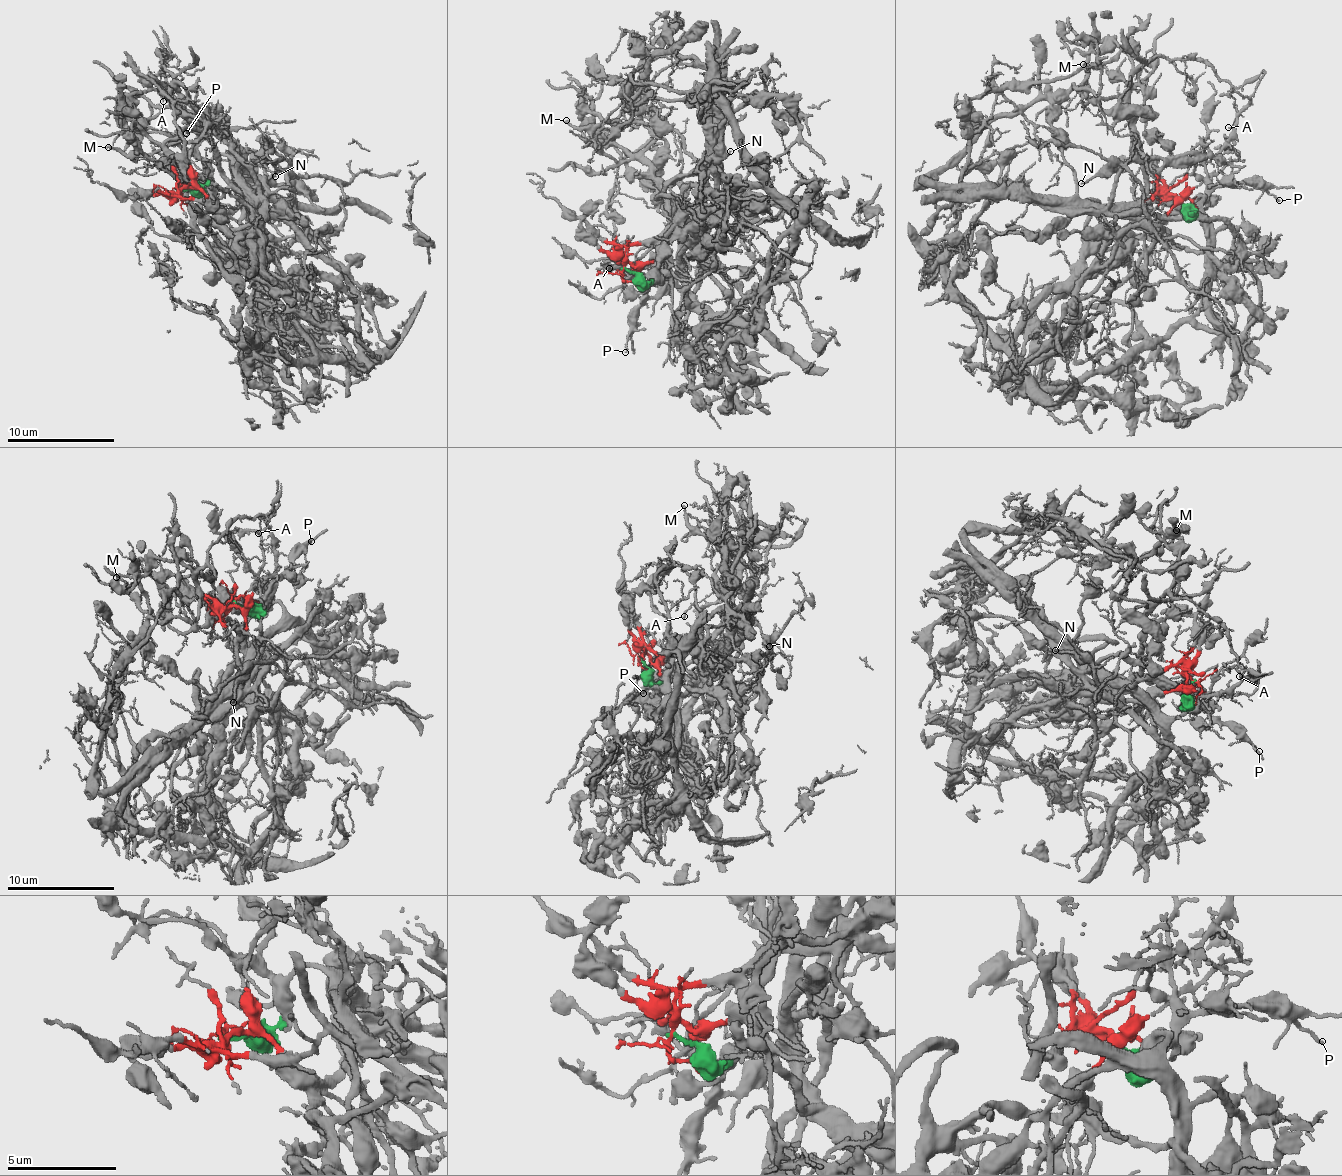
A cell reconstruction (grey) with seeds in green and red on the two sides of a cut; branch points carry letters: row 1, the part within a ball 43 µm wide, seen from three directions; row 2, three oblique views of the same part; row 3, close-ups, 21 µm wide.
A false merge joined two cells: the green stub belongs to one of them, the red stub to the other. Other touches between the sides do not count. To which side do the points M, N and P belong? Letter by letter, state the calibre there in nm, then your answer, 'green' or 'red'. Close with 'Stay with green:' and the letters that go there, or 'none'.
M: 170 nm thick; red
N: 140 nm thick; red
P: 120 nm thick; green
Stay with green: P

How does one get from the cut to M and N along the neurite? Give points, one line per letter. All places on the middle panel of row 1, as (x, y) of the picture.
M: (623, 269), (634, 244), (653, 242), (676, 222), (653, 169), (665, 143), (644, 124), (575, 126), (565, 119)
N: (623, 269), (634, 244), (655, 242), (675, 223), (734, 224), (743, 213), (739, 227), (717, 173), (730, 151)

